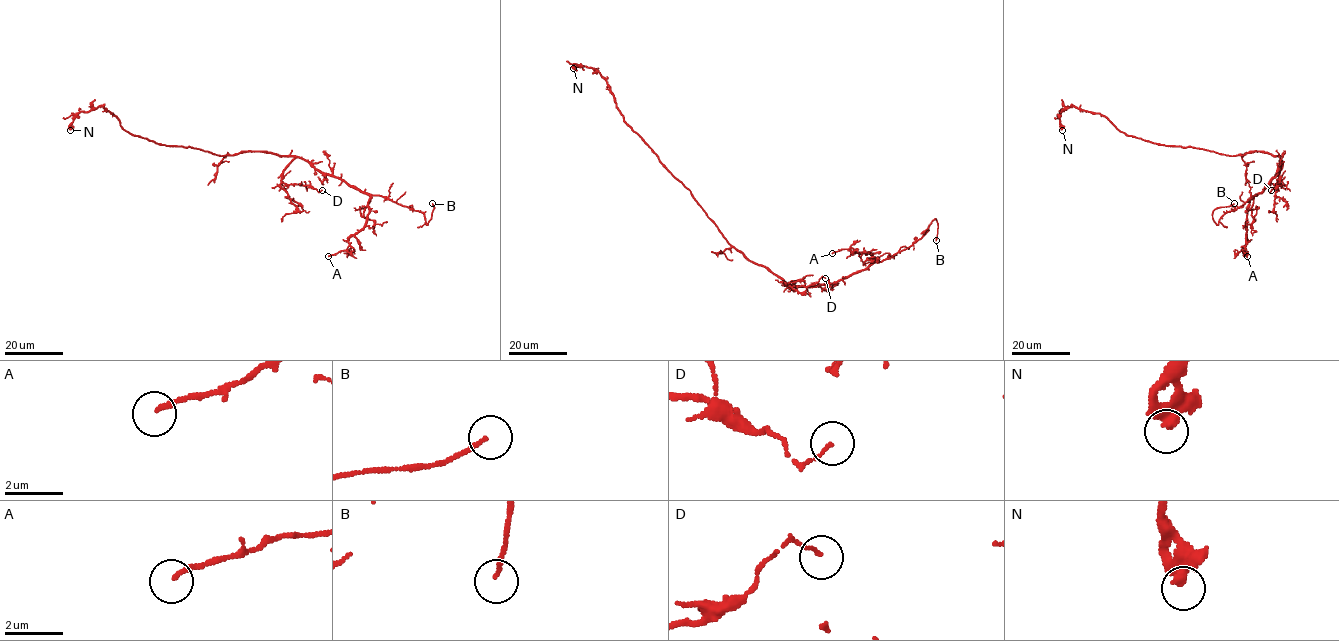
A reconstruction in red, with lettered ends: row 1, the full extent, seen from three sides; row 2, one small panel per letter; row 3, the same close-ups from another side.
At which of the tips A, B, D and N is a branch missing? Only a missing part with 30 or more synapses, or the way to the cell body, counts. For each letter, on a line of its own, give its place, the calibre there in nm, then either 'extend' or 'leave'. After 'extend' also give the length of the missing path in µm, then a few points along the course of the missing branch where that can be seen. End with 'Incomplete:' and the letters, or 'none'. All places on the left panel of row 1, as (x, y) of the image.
A: at (328, 256); 150 nm thick; leave
B: at (432, 203); 120 nm thick; extend; about 10 µm are missing; missing branch runs (432, 203), (422, 200), (418, 207)
D: at (322, 190); 90 nm thick; leave
N: at (70, 130); 300 nm thick; leave
Incomplete: B

